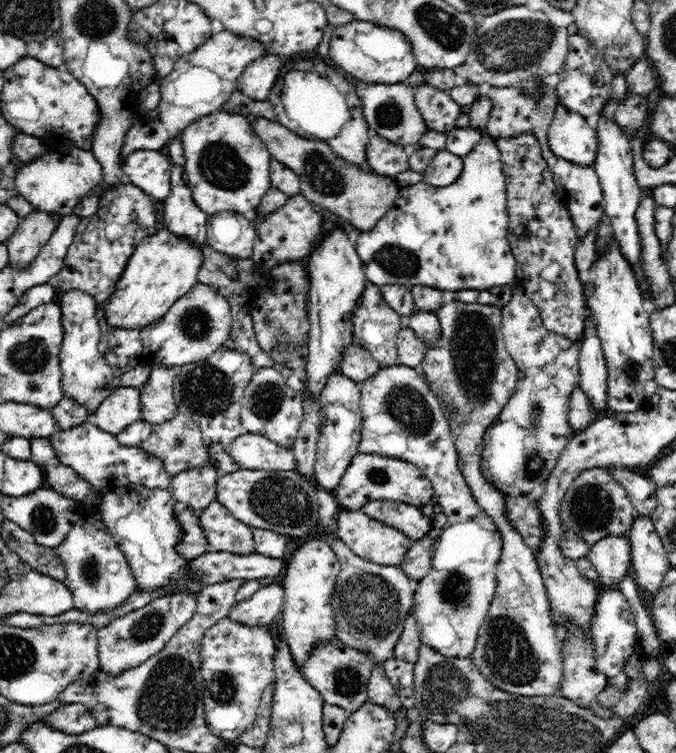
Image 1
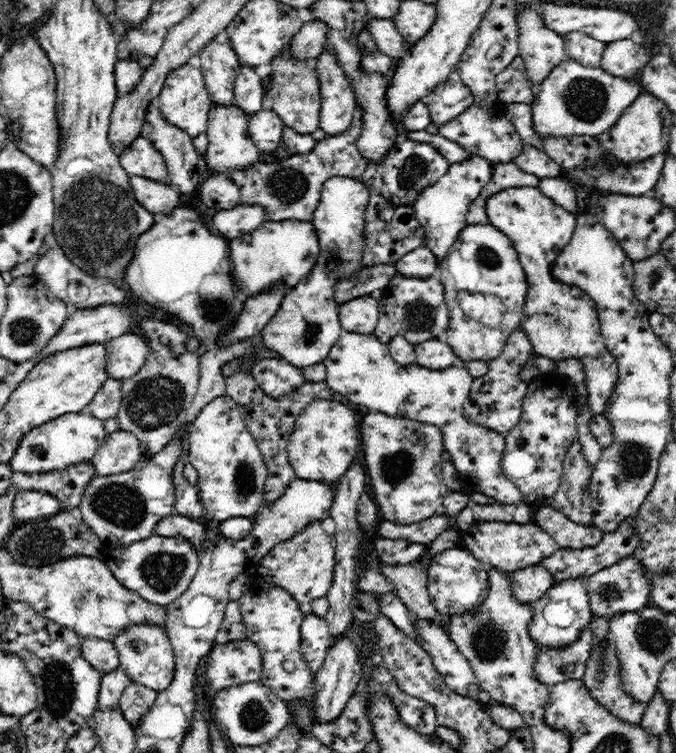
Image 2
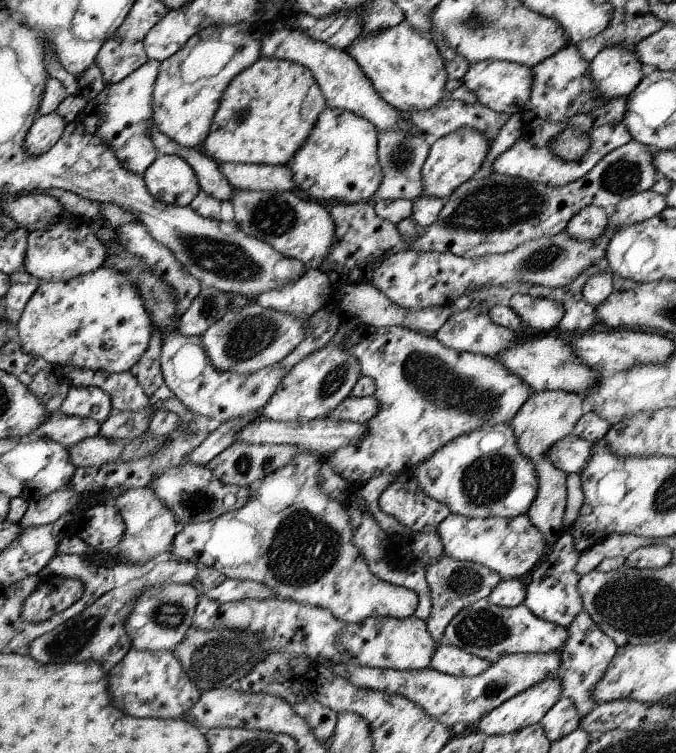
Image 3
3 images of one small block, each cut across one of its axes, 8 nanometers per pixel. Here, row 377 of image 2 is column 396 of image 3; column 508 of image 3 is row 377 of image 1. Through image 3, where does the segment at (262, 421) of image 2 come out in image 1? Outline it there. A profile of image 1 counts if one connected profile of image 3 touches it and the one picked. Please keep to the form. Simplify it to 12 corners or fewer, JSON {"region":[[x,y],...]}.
{"region":[[226,348],[177,369],[178,412],[202,431],[219,476],[246,432],[239,402],[255,372]]}

